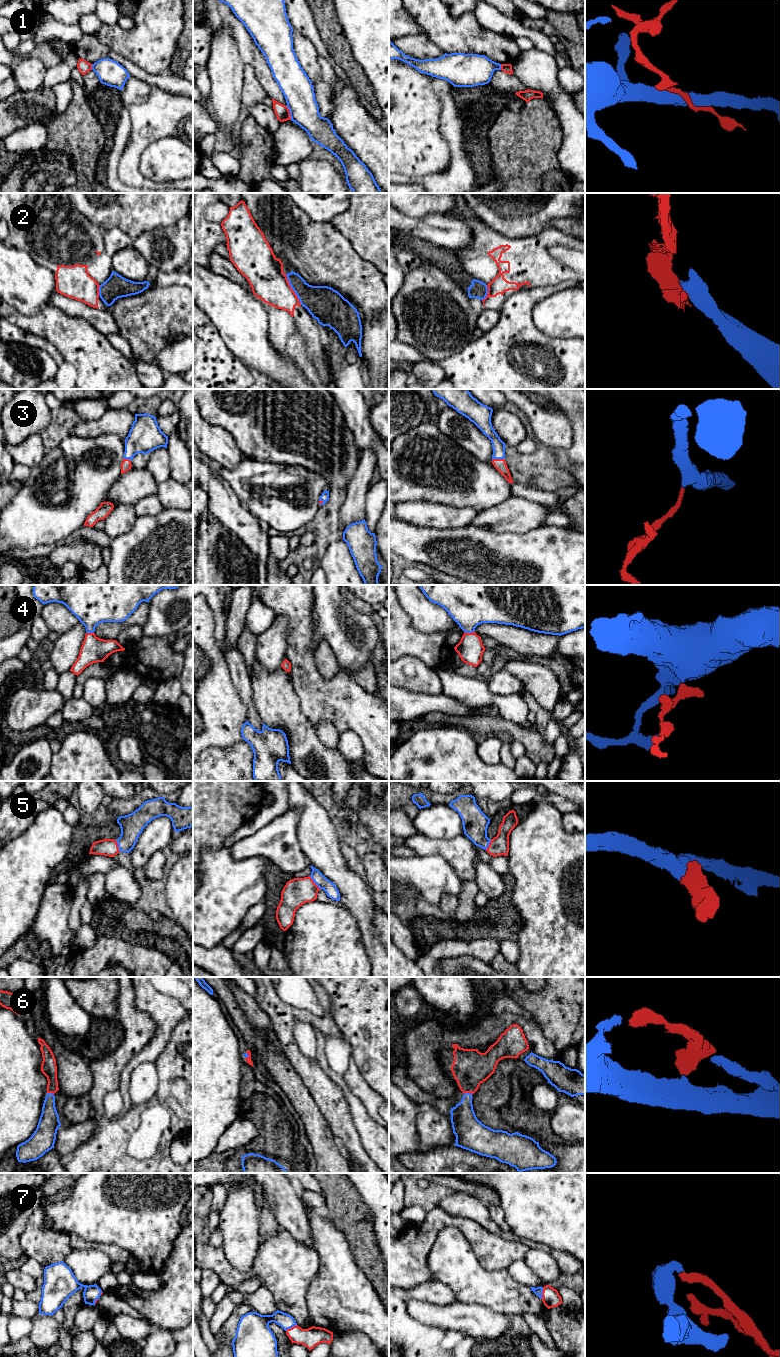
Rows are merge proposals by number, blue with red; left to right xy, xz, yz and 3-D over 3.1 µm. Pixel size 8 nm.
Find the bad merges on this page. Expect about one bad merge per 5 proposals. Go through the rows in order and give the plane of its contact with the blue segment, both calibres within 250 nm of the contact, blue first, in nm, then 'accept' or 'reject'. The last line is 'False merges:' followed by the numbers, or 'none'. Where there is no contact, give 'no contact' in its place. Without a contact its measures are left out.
1: meets blue in xz; 240 nm thick on the blue side, 120 nm on the other; reject
2: meets blue in xz; 260 nm thick on the blue side, 300 nm on the other; accept
3: meets blue in yz; 100 nm thick on the blue side, 100 nm on the other; accept
4: meets blue in yz; 400 nm thick on the blue side, 200 nm on the other; accept
5: meets blue in xz; 100 nm thick on the blue side, 220 nm on the other; accept
6: meets blue in yz; 220 nm thick on the blue side, 300 nm on the other; accept
7: meets blue in yz; 70 nm thick on the blue side, 140 nm on the other; accept
False merges: 1

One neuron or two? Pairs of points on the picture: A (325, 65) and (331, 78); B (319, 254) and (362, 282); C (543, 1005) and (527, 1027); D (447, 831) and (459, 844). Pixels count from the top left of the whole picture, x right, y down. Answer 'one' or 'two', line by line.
A: one
B: one
C: two
D: two

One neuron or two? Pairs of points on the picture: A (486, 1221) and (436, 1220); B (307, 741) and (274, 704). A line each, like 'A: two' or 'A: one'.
A: two
B: one

